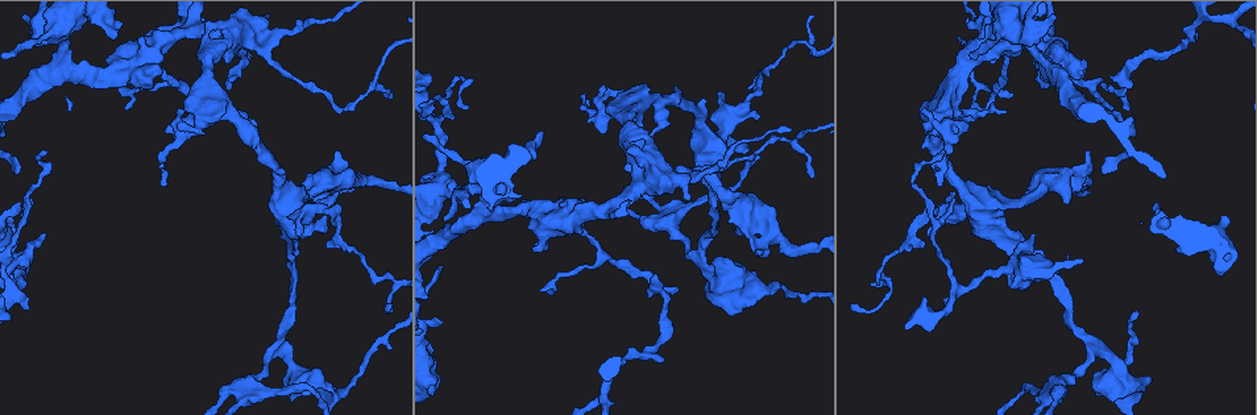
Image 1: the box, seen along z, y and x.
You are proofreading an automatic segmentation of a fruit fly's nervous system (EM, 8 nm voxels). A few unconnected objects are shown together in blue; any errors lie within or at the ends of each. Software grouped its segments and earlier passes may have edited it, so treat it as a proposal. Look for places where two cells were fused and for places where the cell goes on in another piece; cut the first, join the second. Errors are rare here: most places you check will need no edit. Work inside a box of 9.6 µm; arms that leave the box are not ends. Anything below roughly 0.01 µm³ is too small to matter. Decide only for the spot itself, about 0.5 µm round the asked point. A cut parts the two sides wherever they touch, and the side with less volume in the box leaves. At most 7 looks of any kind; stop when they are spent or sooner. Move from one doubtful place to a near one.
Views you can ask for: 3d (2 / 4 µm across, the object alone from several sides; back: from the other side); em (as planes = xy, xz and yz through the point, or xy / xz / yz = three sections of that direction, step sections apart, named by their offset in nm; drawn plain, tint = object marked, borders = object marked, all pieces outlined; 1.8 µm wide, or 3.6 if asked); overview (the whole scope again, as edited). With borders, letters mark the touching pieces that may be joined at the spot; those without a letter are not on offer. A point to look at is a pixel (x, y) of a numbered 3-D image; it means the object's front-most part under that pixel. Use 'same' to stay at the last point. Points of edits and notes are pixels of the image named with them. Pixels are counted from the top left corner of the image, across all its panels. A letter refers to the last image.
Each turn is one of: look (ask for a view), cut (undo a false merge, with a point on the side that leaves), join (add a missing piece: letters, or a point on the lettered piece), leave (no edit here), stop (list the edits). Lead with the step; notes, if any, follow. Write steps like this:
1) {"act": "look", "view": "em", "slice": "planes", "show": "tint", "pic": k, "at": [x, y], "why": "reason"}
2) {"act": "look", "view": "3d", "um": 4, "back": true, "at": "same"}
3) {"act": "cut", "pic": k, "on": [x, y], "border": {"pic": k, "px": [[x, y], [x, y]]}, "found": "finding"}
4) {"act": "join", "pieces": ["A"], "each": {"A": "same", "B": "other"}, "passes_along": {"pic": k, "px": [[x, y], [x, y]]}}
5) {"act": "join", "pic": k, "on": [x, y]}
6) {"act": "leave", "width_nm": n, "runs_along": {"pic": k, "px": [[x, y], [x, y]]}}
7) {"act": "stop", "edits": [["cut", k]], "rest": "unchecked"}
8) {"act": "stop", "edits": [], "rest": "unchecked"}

{"act": "look", "view": "em", "um": 3.6, "slice": "xz", "step": 8, "show": "borders", "pic": 1, "at": [750, 299]}

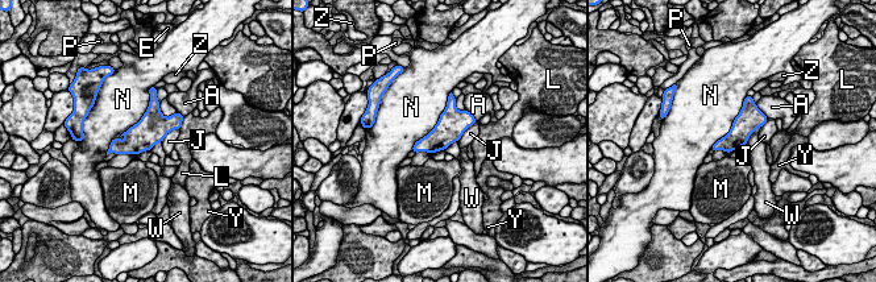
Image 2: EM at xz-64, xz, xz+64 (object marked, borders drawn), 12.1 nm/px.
{"act": "leave", "width_nm": 260, "each": {"A": "other", "E": "other", "J": "other", "L": "other", "M": "other", "N": "other", "P": "other", "W": "other", "Y": "other", "Z": "other"}, "border": {"pic": 2, "px": [[449, 94], [438, 123], [411, 150]]}, "found": "continuous, no second cell"}

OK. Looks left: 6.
{"act": "look", "view": "3d", "um": 4, "pic": 1, "at": [1063, 380], "why": "calibre changes"}

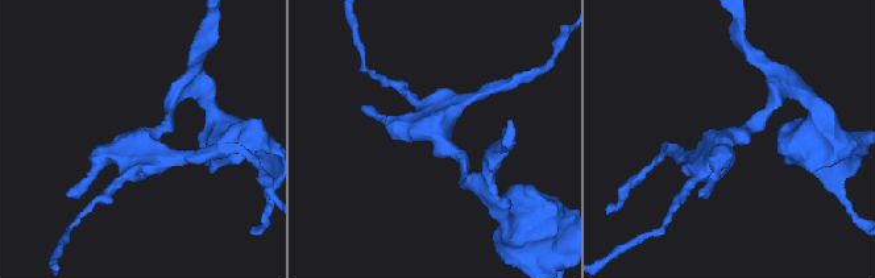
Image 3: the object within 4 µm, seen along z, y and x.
{"act": "look", "view": "em", "slice": "planes", "show": "borders", "pic": 3, "at": [727, 142], "why": "need the tissue"}

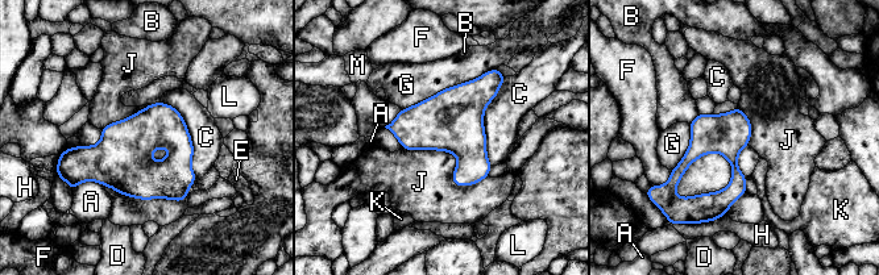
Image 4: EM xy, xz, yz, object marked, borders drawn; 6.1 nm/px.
{"act": "leave", "each": {"A": "other", "B": "other", "C": "other", "D": "other", "E": "other", "F": "other", "G": "other", "H": "other", "J": "other", "K": "other", "L": "other", "M": "other"}, "arms": 4, "border": {"pic": 4, "px": [[402, 148], [488, 176]]}, "found": "one cell here"}

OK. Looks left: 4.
{"act": "look", "view": "3d", "um": 4, "pic": 1, "at": [310, 210], "why": "a fork"}

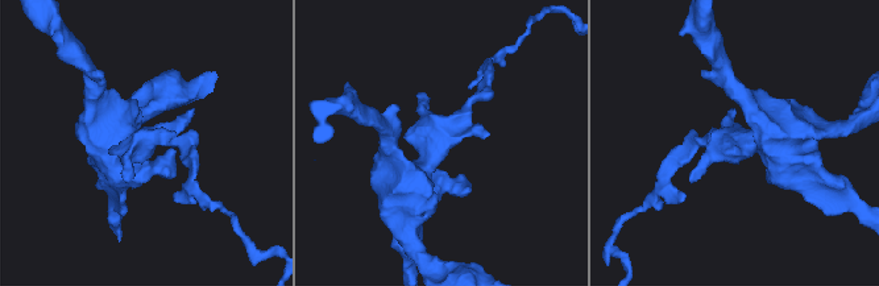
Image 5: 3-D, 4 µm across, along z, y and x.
{"act": "look", "view": "em", "um": 3.6, "slice": "planes", "show": "borders", "pic": 5, "at": [732, 138], "why": "now the EM"}

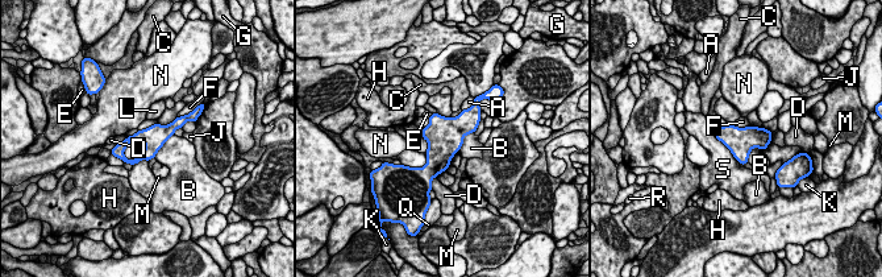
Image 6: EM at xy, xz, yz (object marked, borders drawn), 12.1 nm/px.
{"act": "leave", "width_nm": 280, "each": {"A": "other", "B": "other", "C": "other", "D": "other", "E": "other", "F": "other", "G": "other", "H": "other", "J": "other", "K": "other", "L": "other", "M": "other", "N": "other", "Q": "other", "R": "other", "S": "other"}, "runs_along": {"pic": 6, "px": [[181, 120], [162, 133], [134, 136], [115, 152]]}, "found": "one cell here"}

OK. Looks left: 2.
{"act": "stop", "edits": [], "rest": "unchecked"}

